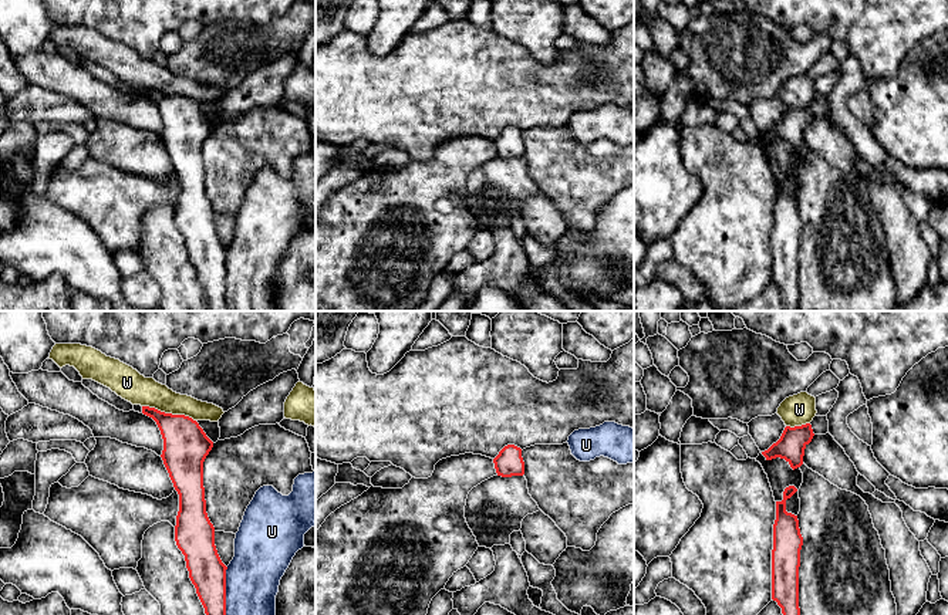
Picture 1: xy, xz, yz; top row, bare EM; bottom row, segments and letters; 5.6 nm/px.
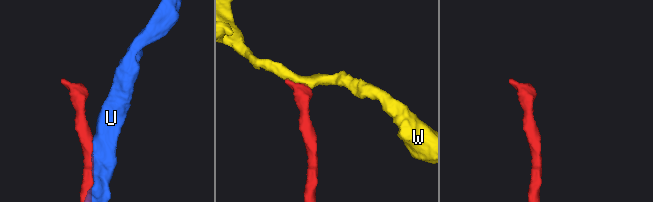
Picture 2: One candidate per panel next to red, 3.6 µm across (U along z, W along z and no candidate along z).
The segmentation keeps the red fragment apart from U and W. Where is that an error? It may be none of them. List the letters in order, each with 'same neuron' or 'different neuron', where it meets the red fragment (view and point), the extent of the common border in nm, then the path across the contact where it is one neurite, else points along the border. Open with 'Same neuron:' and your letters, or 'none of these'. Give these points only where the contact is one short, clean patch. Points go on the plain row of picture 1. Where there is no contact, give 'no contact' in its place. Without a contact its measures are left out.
Same neuron: none of these
U: different neuron; meets red in xy at (225, 280); contact 360 nm long
W: different neuron; meets red in xy at (169, 95); contact 320 nm long; border along xy (142, 87), (164, 94), (184, 95), (195, 102)

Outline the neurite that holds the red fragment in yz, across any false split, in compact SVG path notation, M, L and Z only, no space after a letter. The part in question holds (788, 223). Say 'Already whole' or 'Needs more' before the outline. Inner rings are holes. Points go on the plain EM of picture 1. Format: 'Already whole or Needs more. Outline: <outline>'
Already whole. Outline: M795 168L785 170L783 182L776 183L773 206L772 281L782 290L785 311L802 311L799 308L799 249L803 219L797 197L786 193L786 182L796 173Z

